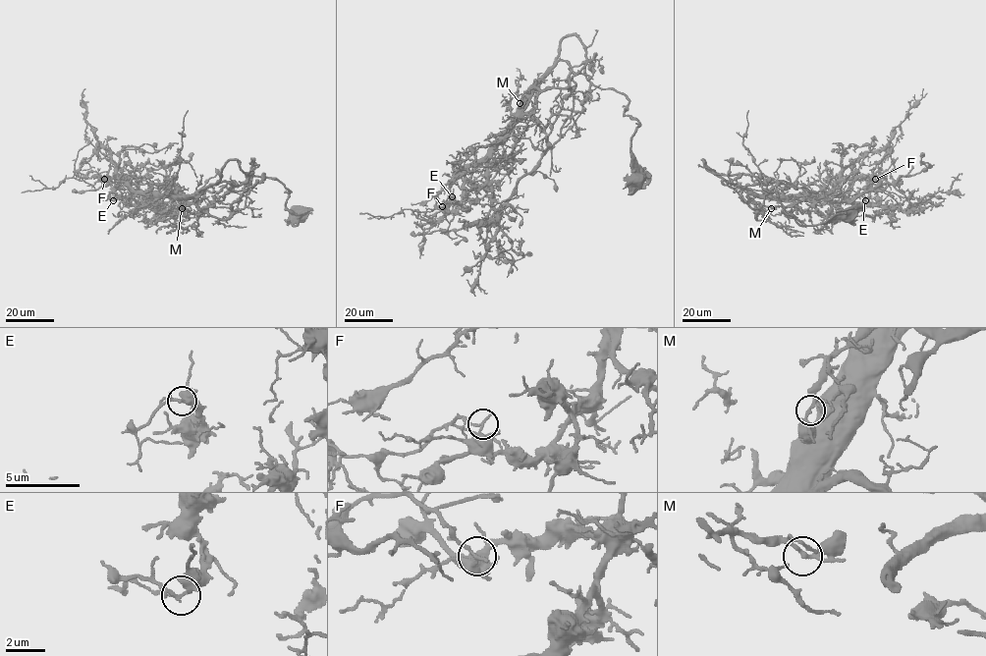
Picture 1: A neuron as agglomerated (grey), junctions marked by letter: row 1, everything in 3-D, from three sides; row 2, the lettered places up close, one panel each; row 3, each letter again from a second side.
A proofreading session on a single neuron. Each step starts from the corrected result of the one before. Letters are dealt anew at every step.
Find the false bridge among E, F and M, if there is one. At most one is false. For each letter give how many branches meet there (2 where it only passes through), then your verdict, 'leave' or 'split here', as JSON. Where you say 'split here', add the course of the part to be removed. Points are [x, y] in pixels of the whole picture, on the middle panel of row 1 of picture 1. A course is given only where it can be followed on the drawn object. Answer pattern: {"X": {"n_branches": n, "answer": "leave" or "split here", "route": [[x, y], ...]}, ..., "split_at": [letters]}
{"E": {"n_branches": 2, "answer": "leave"}, "F": {"n_branches": 2, "answer": "split here", "route": [[443, 206], [412, 212], [430, 224], [437, 223], [453, 209], [455, 201], [453, 202]]}, "M": {"n_branches": 2, "answer": "leave"}, "split_at": ["F"]}

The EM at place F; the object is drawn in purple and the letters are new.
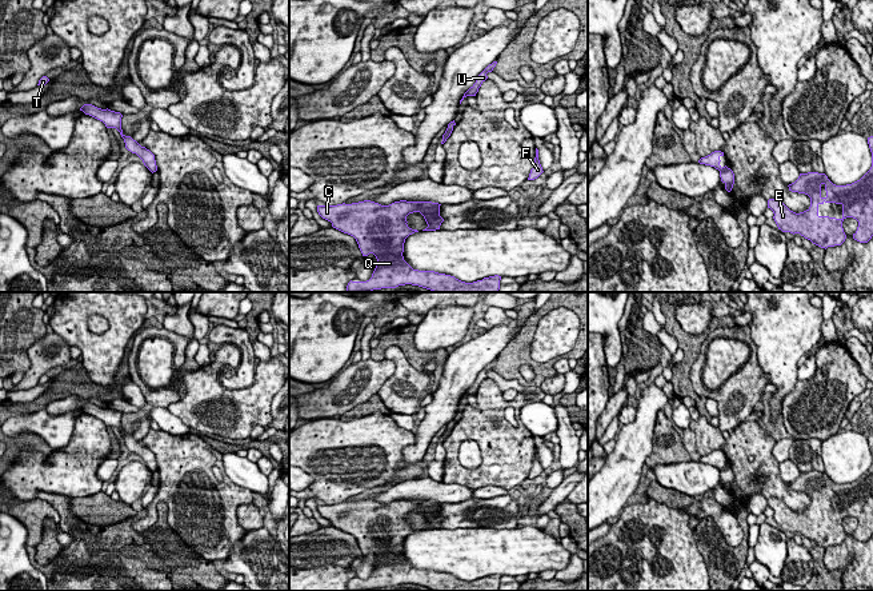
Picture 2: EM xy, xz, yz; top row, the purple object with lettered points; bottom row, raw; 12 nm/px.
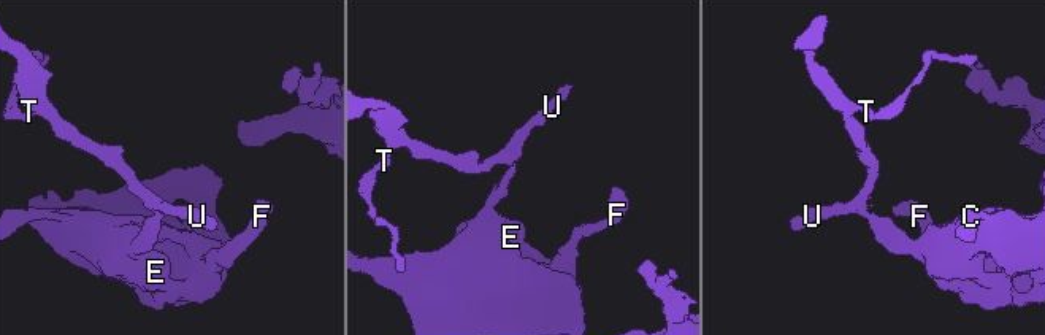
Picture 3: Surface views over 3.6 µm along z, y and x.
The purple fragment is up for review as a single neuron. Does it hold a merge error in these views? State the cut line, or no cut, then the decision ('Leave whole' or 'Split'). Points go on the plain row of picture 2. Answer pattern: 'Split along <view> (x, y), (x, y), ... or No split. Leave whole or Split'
Split along xy (149, 467), (153, 470). Split

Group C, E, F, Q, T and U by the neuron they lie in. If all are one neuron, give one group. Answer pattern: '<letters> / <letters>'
C E F Q / T U

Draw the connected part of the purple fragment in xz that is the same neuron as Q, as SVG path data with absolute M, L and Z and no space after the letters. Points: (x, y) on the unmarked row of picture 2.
M364 499L352 503L337 503L337 504L317 504L319 514L331 520L332 526L353 535L359 543L363 555L373 552L377 558L377 564L372 572L372 576L367 580L349 580L347 591L372 591L373 588L381 587L396 587L399 584L412 583L419 584L433 591L498 591L501 575L494 574L484 576L473 582L465 582L454 575L438 572L435 570L419 570L413 568L403 555L405 538L419 531L408 526L407 515L413 511L420 511L428 526L423 530L440 528L444 518L440 515L438 502L432 500L407 500L400 499L389 504L381 504L379 502Z

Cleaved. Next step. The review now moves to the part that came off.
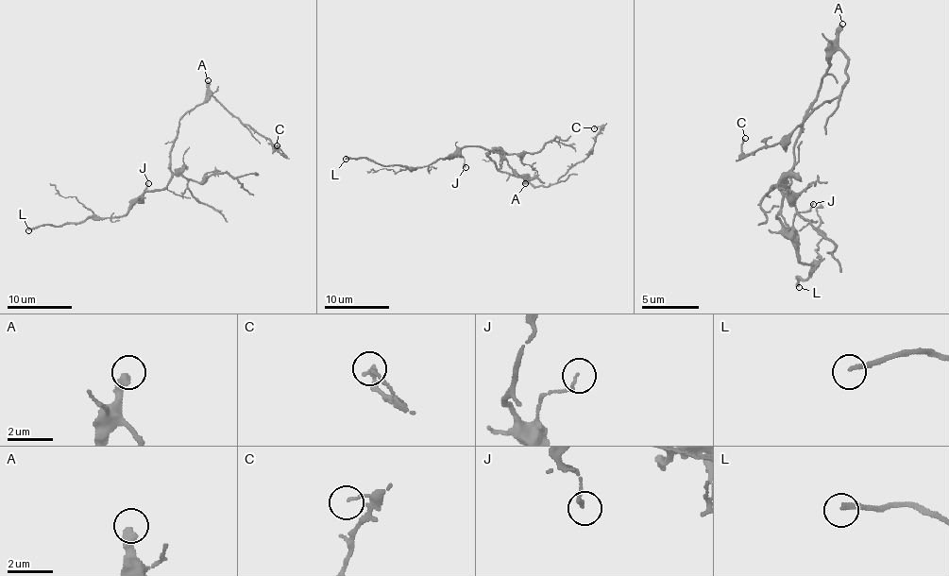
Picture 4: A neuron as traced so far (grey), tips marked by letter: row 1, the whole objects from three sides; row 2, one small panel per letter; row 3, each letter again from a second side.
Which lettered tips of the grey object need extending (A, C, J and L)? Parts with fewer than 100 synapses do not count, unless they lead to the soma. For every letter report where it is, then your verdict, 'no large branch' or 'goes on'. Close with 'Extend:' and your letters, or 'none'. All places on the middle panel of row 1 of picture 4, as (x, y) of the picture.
A: place (525, 183); no large branch
C: place (594, 128); no large branch
J: place (466, 167); no large branch
L: place (346, 159); goes on
Extend: L

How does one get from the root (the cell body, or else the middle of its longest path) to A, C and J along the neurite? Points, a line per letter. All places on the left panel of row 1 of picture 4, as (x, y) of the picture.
A: (174, 145), (178, 121), (203, 102), (208, 80)
C: (174, 145), (178, 121), (211, 95), (242, 123), (265, 136), (282, 154), (277, 145)
J: (174, 145), (171, 150), (169, 183), (161, 190), (151, 190), (142, 195), (148, 183)

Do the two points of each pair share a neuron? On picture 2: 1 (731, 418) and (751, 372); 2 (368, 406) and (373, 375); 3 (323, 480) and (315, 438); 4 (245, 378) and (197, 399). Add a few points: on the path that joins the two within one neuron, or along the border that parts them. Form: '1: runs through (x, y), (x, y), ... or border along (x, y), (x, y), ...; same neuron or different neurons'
1: runs through (735, 407), (736, 399), (748, 383); same neuron
2: border along (376, 392), (341, 414); different neurons
3: runs through (331, 470), (332, 454), (325, 447); same neuron
4: border along (217, 372), (217, 380), (228, 388), (253, 383); different neurons

